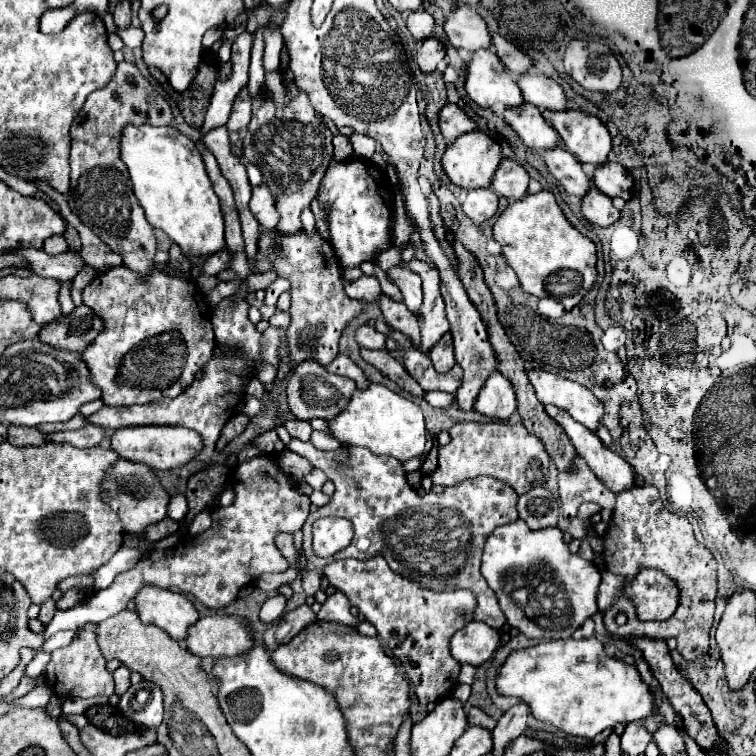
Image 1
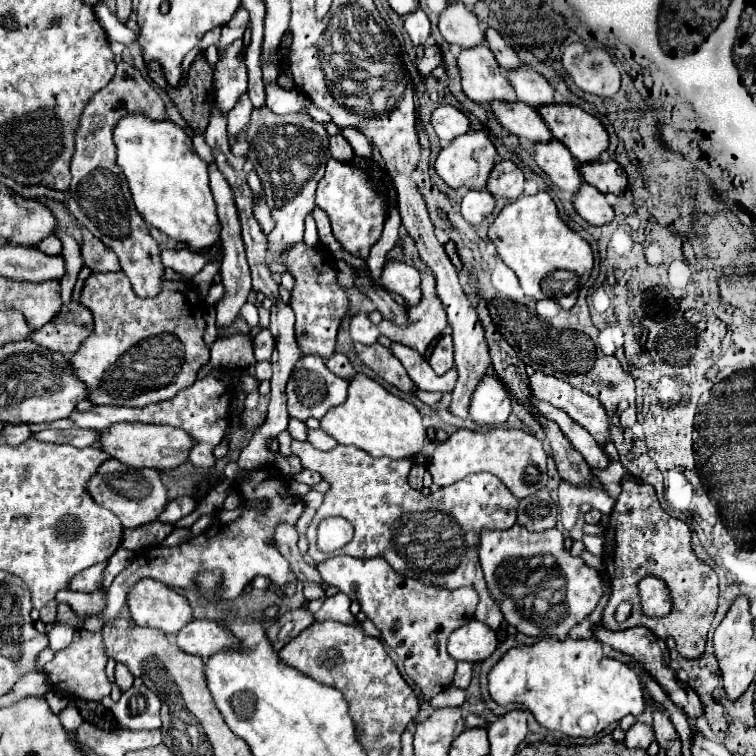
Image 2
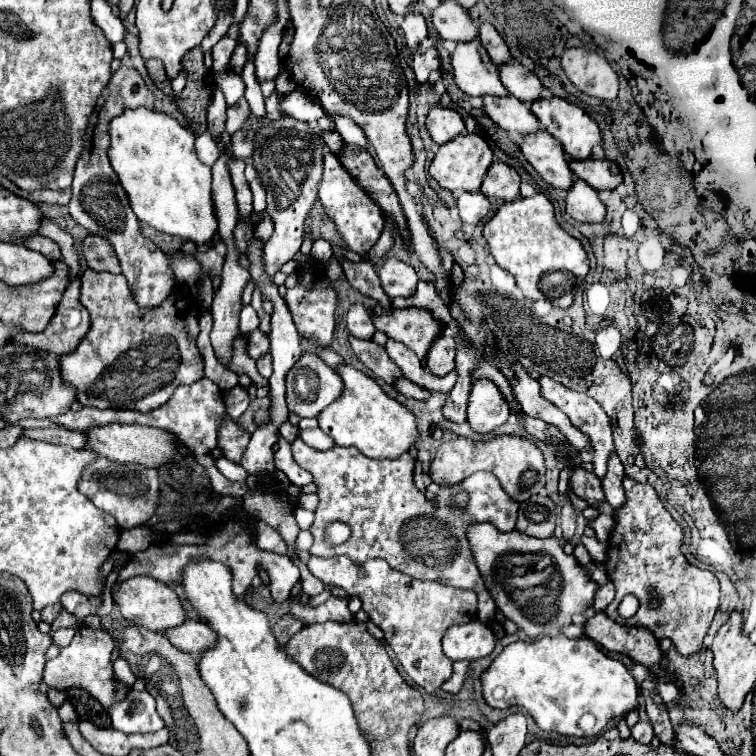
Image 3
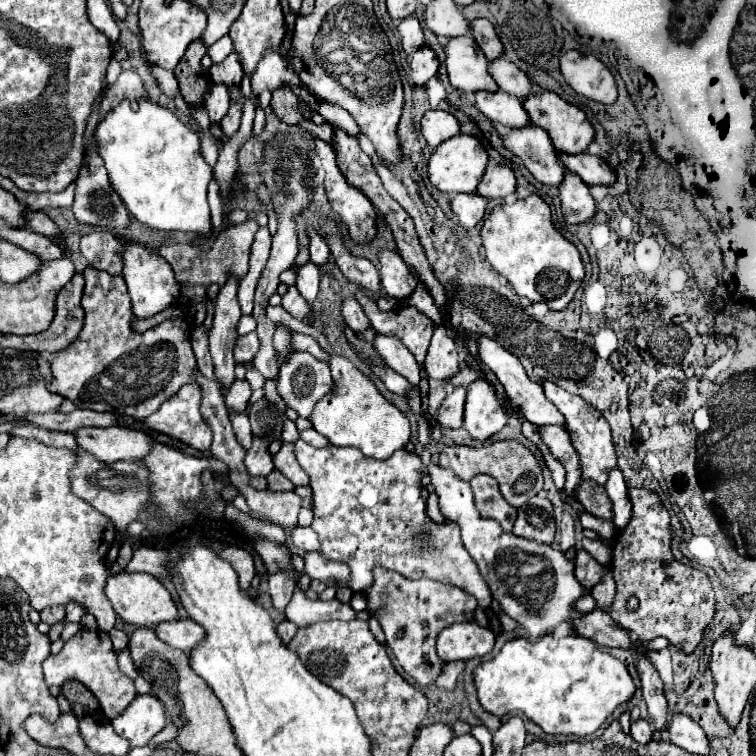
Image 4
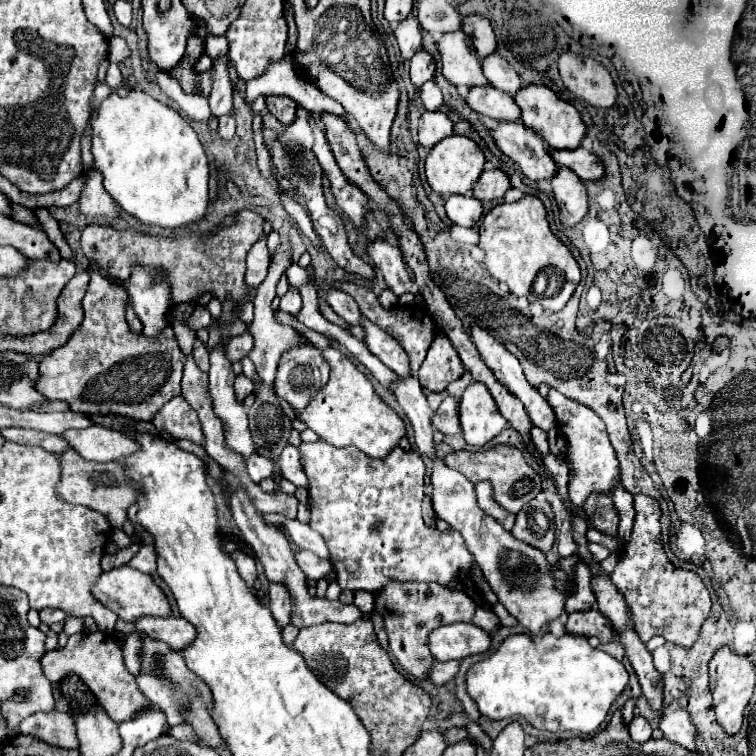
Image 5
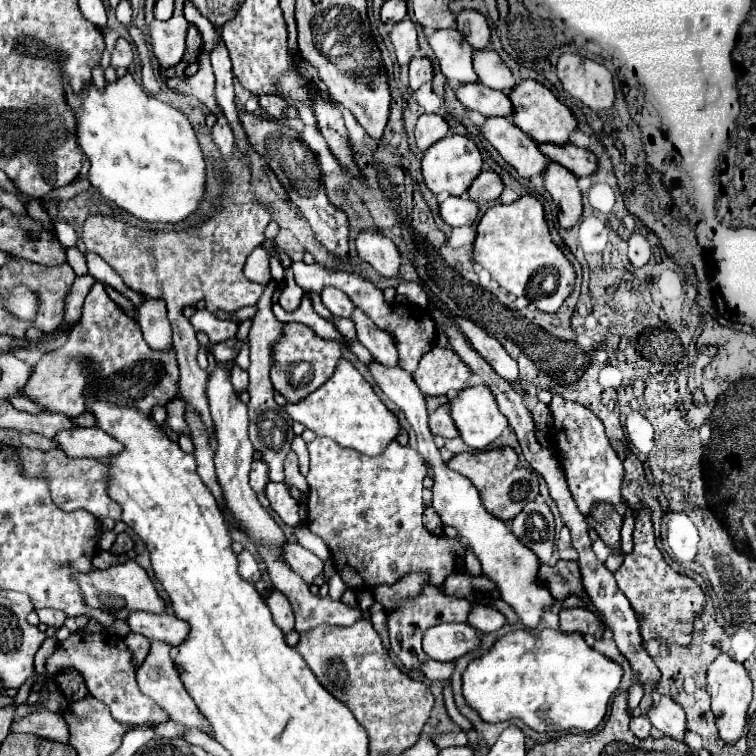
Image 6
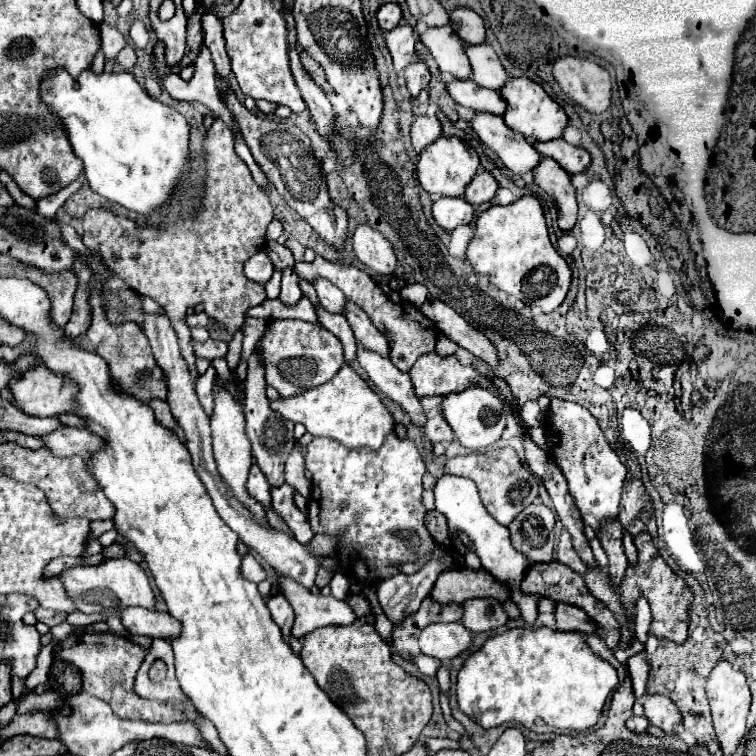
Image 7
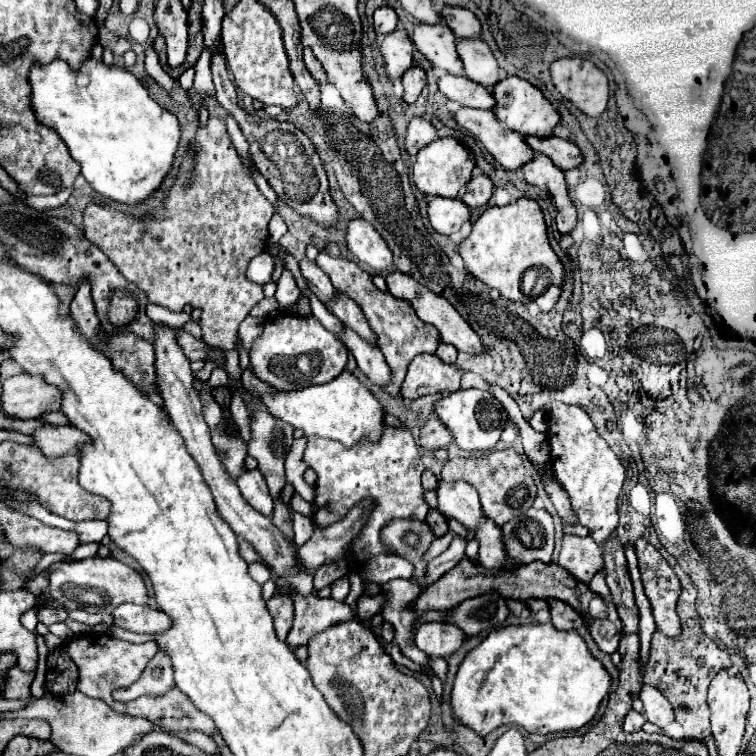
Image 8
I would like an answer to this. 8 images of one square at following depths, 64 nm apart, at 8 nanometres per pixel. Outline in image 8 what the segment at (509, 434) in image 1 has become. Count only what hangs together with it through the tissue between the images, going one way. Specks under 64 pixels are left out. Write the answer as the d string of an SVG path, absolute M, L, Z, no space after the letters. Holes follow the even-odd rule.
M508 448L508 450L490 450L478 458L452 458L442 466L442 480L464 480L472 484L480 494L482 512L494 524L502 526L508 520L520 516L520 512L528 510L536 498L536 484L524 466L524 458Z

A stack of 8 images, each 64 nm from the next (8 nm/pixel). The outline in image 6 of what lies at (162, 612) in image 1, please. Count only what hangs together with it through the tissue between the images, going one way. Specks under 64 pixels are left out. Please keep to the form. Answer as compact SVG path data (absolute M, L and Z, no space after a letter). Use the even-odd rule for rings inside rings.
M132 558L122 562L122 564L114 564L106 570L90 570L86 574L76 572L72 574L72 580L78 584L80 594L84 598L84 604L88 608L98 608L108 612L114 618L128 618L128 612L136 612L136 610L144 610L144 612L152 612L152 614L162 614L164 612L164 602L160 600L152 580L148 578L146 570L140 568Z

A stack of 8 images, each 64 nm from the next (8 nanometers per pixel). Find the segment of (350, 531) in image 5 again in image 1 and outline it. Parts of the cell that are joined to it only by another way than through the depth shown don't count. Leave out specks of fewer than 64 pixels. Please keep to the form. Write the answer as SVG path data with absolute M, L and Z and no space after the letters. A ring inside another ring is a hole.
M296 438L288 448L304 456L314 468L320 468L336 486L330 502L312 512L302 528L306 560L312 562L316 570L322 570L324 564L332 562L332 558L368 560L380 554L396 574L410 578L424 588L436 592L454 588L472 590L478 598L476 620L486 622L494 630L504 626L506 618L498 606L498 600L480 574L480 556L484 540L494 532L496 526L518 520L518 494L508 488L508 484L490 476L464 480L458 486L450 486L440 492L436 506L436 498L420 498L418 492L410 488L402 462L392 456L376 456L368 452L368 448L354 446L340 446L334 452L324 452L314 448L312 442L300 442ZM322 516L340 516L352 520L354 524L354 542L332 558L318 558L312 550L312 524Z

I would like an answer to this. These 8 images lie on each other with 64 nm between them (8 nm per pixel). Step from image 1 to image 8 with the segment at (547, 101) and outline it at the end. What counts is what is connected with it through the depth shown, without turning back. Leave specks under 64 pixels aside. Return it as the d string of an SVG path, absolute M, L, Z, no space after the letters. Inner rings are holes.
M458 38L456 40L456 50L464 62L464 72L466 78L476 80L484 88L490 88L498 80L498 64L488 48L488 44L480 38Z

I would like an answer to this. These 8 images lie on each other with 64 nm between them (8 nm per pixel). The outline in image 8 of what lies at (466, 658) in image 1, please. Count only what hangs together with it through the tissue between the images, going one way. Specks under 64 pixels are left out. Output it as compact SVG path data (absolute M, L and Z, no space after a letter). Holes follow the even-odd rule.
M426 622L420 624L416 634L414 634L414 644L426 652L428 656L450 656L454 654L462 642L464 634L460 634L460 628L444 622Z

